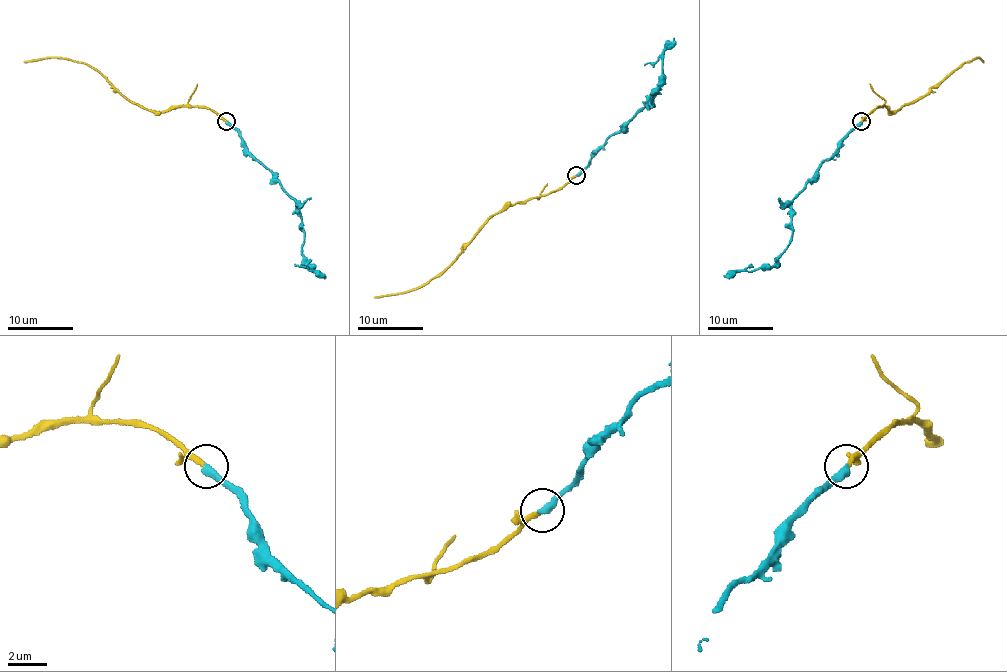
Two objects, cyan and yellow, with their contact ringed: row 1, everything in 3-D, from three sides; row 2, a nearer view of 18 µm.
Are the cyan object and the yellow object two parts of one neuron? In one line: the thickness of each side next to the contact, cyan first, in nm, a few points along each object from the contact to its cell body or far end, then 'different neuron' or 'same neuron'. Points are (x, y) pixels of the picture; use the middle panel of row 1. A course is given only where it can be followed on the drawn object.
440 nm thick on the cyan side, 260 nm on the other; cyan runs (577, 174), (644, 107), (654, 106), (652, 94), (660, 86), (662, 52), (673, 37); yellow runs (577, 174), (549, 192), (507, 204), (443, 271), (420, 286), (374, 297); same neuron

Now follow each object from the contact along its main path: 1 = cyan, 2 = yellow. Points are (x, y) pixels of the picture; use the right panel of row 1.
1: (860, 121), (793, 199), (792, 240), (785, 252), (772, 265), (731, 271), (723, 276)
2: (860, 121), (878, 106), (896, 111), (923, 98), (957, 67), (972, 59), (978, 57), (983, 62)

